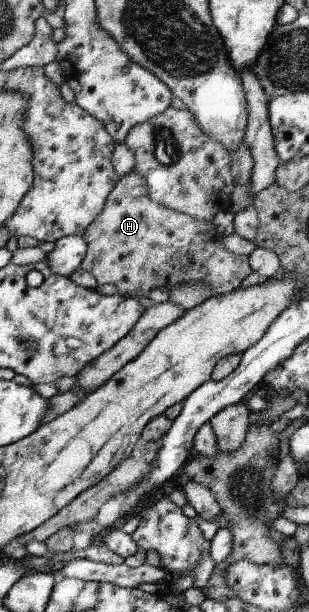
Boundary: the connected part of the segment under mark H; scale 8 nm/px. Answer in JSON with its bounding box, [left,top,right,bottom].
[81,172,253,297]

